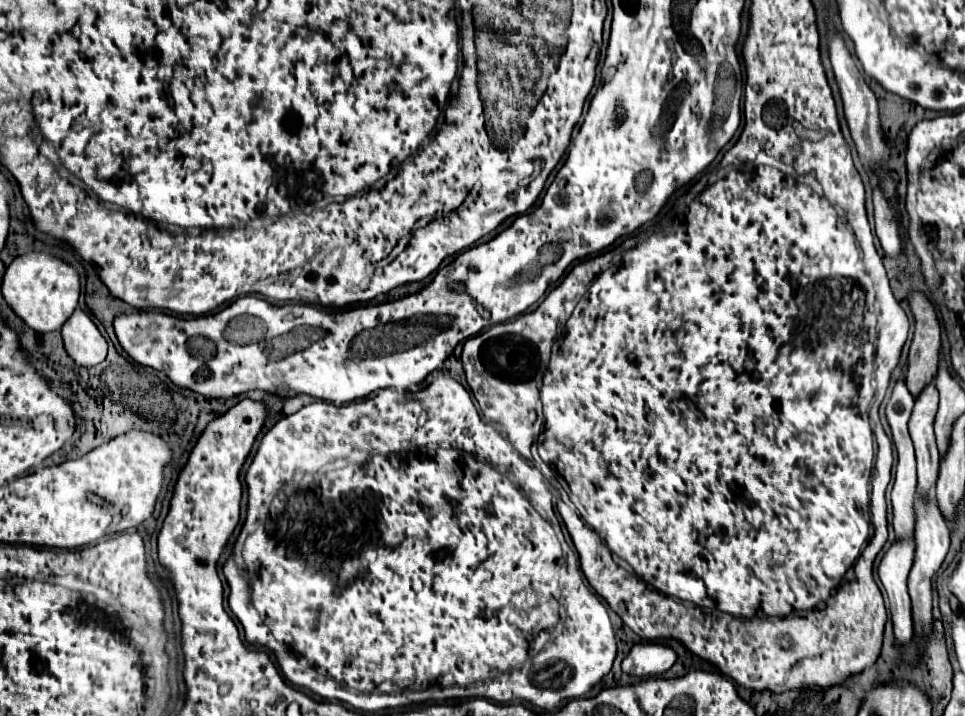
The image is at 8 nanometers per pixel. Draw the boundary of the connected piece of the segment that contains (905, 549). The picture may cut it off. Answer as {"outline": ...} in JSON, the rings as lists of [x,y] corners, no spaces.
{"outline":[[[896,540],[884,554],[878,576],[890,600],[890,616],[894,624],[894,638],[900,648],[908,646],[914,638],[912,632],[912,610],[908,596],[908,572],[914,560],[914,540]]]}

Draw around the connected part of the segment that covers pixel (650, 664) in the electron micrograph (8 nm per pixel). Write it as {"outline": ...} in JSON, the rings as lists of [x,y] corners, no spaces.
{"outline":[[[636,644],[630,654],[622,660],[622,672],[632,674],[636,678],[660,676],[676,662],[676,654],[672,648],[662,644]]]}

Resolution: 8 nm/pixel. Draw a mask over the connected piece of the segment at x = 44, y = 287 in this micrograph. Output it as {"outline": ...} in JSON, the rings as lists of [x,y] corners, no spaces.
{"outline":[[[30,252],[16,258],[8,266],[2,282],[2,296],[14,310],[14,314],[22,318],[34,332],[40,334],[56,332],[78,306],[80,296],[78,272],[64,264],[61,259],[52,258],[42,252]]]}

